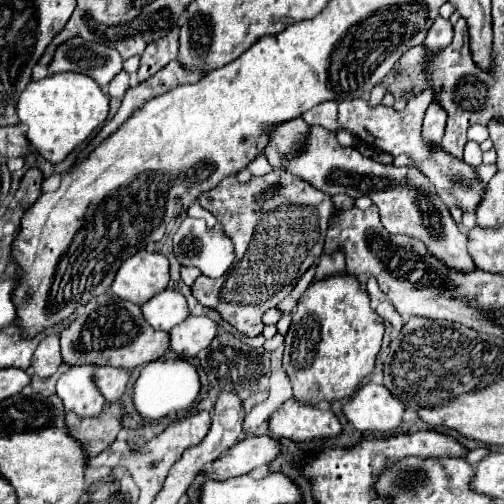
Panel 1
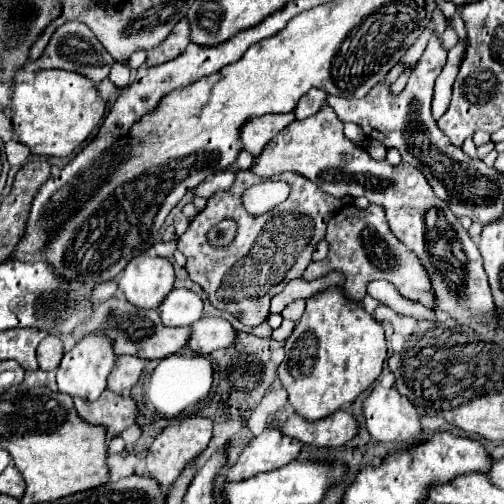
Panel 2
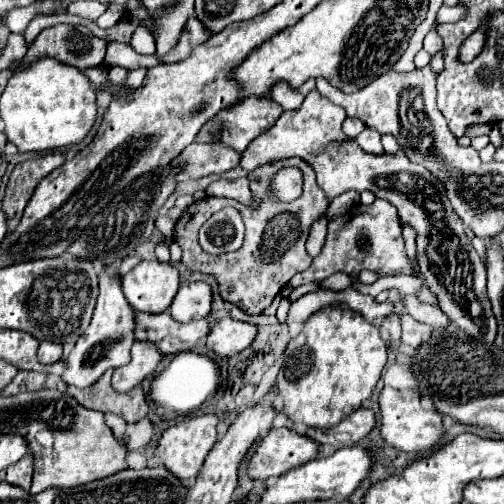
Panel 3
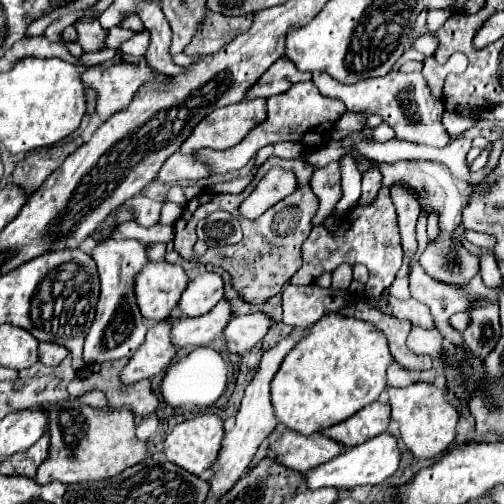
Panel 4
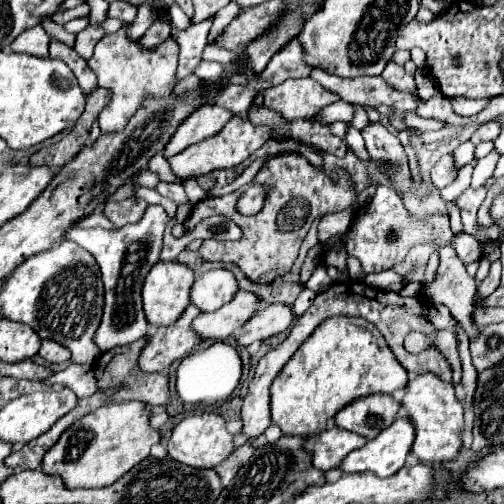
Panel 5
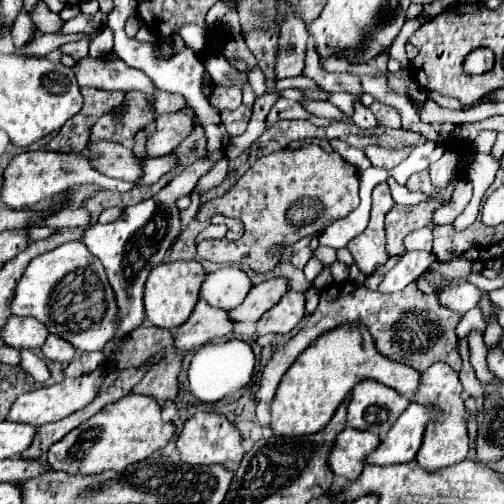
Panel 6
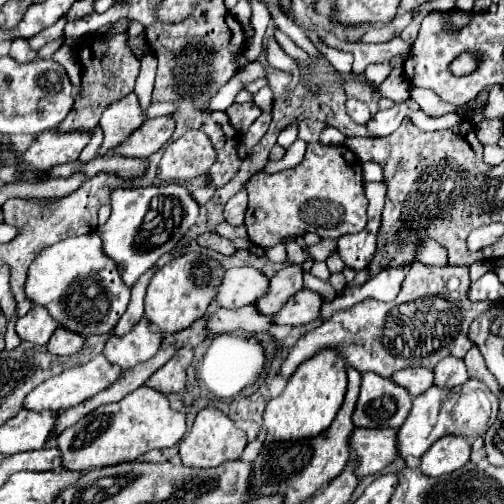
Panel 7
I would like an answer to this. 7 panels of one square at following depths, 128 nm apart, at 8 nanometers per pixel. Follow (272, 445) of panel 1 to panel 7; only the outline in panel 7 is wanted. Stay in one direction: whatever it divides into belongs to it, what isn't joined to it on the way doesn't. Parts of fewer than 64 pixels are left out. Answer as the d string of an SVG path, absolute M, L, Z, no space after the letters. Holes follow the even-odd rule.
M356 428L350 438L350 450L352 458L360 460L360 466L356 468L356 474L360 478L368 474L378 474L388 464L400 458L396 448L396 430L392 428Z

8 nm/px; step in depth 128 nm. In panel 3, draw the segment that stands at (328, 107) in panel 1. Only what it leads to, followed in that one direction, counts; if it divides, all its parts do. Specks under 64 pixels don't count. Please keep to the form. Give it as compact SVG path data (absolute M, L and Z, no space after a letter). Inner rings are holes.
M306 80L300 88L288 88L288 84L272 86L272 100L276 100L282 108L298 108L304 96L314 88L314 80Z

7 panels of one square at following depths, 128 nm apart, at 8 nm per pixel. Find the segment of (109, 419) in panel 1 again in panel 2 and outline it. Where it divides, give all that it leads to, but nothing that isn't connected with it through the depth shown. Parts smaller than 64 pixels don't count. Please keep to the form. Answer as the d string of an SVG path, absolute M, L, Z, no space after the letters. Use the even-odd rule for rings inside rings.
M108 388L94 402L74 398L74 406L82 420L106 426L110 438L136 424L138 416L138 406L130 396L116 396L114 392L108 392Z

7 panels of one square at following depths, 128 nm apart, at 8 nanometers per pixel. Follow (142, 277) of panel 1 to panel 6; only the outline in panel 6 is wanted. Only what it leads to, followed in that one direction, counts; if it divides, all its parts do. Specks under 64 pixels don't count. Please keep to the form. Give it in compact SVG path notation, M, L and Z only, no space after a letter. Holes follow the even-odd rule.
M178 260L178 262L166 262L156 266L148 280L146 280L146 288L144 288L144 310L145 315L154 326L166 328L170 332L174 332L180 324L184 324L184 320L188 320L192 308L198 302L200 296L200 284L204 284L204 268L200 262L196 260Z

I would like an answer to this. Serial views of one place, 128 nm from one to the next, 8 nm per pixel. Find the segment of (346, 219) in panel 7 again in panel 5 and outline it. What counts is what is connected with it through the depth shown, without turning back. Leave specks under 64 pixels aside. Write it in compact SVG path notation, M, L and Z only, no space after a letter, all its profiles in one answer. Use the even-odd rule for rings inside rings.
M280 152L268 158L254 178L260 178L260 184L266 188L266 200L258 214L244 216L236 210L236 202L242 194L242 190L236 190L226 196L208 196L200 200L192 208L192 214L188 218L188 230L194 228L202 218L210 216L226 216L238 222L244 232L240 242L204 240L200 246L200 256L208 262L234 262L254 282L272 282L274 278L284 276L292 268L298 256L300 242L314 220L322 218L328 212L342 212L346 209L356 211L360 208L360 192L356 190L350 172L346 172L344 168L334 168L328 174L324 168L312 166L302 154L296 152Z

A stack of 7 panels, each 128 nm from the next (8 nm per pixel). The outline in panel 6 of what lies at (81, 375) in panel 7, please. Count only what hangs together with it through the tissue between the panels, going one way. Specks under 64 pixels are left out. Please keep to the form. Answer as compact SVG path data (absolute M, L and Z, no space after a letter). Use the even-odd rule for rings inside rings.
M98 368L90 374L84 374L84 376L78 376L78 378L64 378L60 384L44 386L40 390L26 392L26 394L18 396L16 402L12 404L12 408L8 412L8 420L26 422L26 424L32 424L32 426L42 426L42 424L48 424L48 422L62 420L62 418L70 416L72 412L84 408L86 404L90 404L94 400L96 388L100 388L100 384L104 382L104 376L106 376L104 368Z

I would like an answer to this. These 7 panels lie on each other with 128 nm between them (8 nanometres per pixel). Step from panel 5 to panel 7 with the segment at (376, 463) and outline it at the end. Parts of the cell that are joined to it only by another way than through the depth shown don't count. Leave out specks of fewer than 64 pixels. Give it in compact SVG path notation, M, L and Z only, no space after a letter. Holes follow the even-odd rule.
M468 380L460 388L428 388L424 394L414 398L414 406L398 430L400 456L422 456L440 436L448 434L464 438L482 436L492 426L492 422L496 422L498 404L500 400L480 380Z

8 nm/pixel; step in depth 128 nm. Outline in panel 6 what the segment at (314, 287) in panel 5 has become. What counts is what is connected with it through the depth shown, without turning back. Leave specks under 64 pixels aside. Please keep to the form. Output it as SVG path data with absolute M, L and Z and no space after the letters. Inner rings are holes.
M312 258L304 267L304 275L308 282L312 283L318 274L322 271L323 264L316 258Z

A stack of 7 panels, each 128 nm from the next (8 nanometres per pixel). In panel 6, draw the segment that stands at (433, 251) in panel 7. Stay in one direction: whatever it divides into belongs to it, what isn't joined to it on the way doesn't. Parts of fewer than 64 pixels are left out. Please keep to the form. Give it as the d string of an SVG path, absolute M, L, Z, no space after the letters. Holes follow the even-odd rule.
M420 228L420 230L414 230L412 234L408 234L408 238L404 240L404 246L406 250L426 250L430 252L432 250L432 228Z

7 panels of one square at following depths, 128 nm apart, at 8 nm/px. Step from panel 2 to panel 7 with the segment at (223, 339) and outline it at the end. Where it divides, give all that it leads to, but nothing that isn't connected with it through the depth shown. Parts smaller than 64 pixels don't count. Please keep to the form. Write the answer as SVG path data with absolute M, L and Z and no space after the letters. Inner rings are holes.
M304 288L298 294L294 294L284 304L284 308L274 316L274 324L292 324L292 326L310 324L320 318L322 304L324 304L324 298L318 292Z

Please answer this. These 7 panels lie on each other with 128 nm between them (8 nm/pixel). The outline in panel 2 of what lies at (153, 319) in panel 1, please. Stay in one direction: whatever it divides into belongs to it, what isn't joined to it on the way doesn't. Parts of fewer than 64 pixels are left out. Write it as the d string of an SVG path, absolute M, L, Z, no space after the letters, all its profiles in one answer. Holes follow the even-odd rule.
M176 288L158 310L166 326L192 326L204 316L204 302L194 290Z

